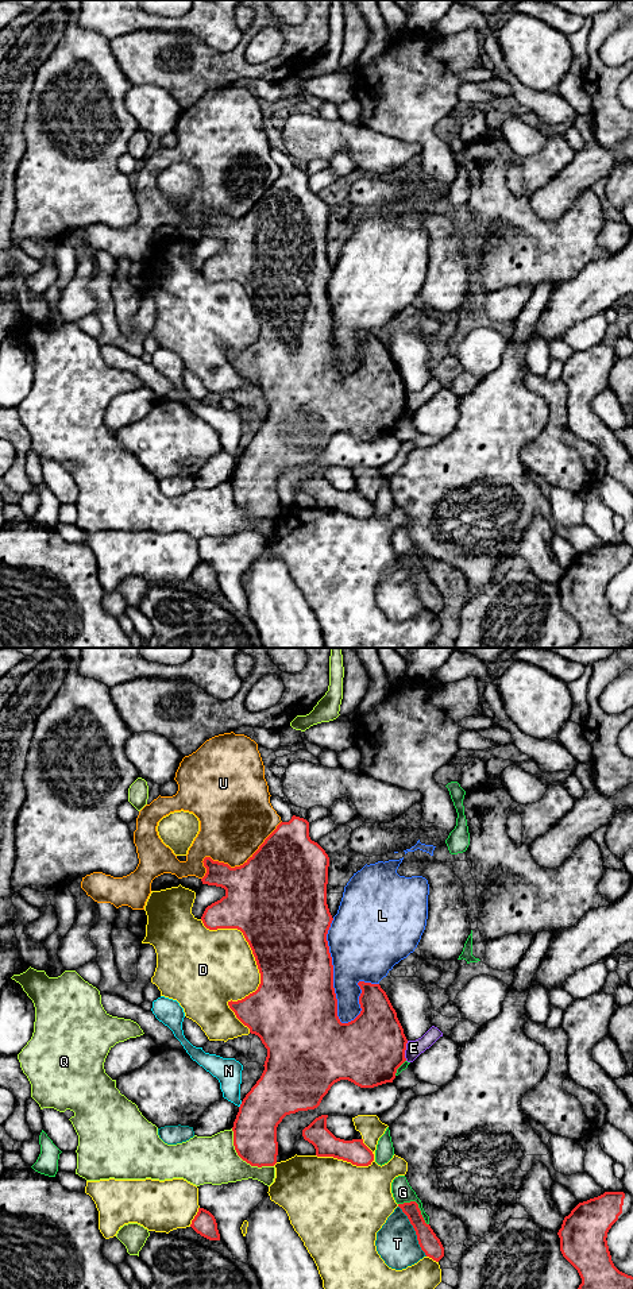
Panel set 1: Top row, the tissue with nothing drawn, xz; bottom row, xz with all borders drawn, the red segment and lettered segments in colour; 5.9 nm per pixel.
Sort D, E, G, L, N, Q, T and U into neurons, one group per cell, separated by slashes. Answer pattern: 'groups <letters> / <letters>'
groups D / E / G / L / N / Q / T / U

